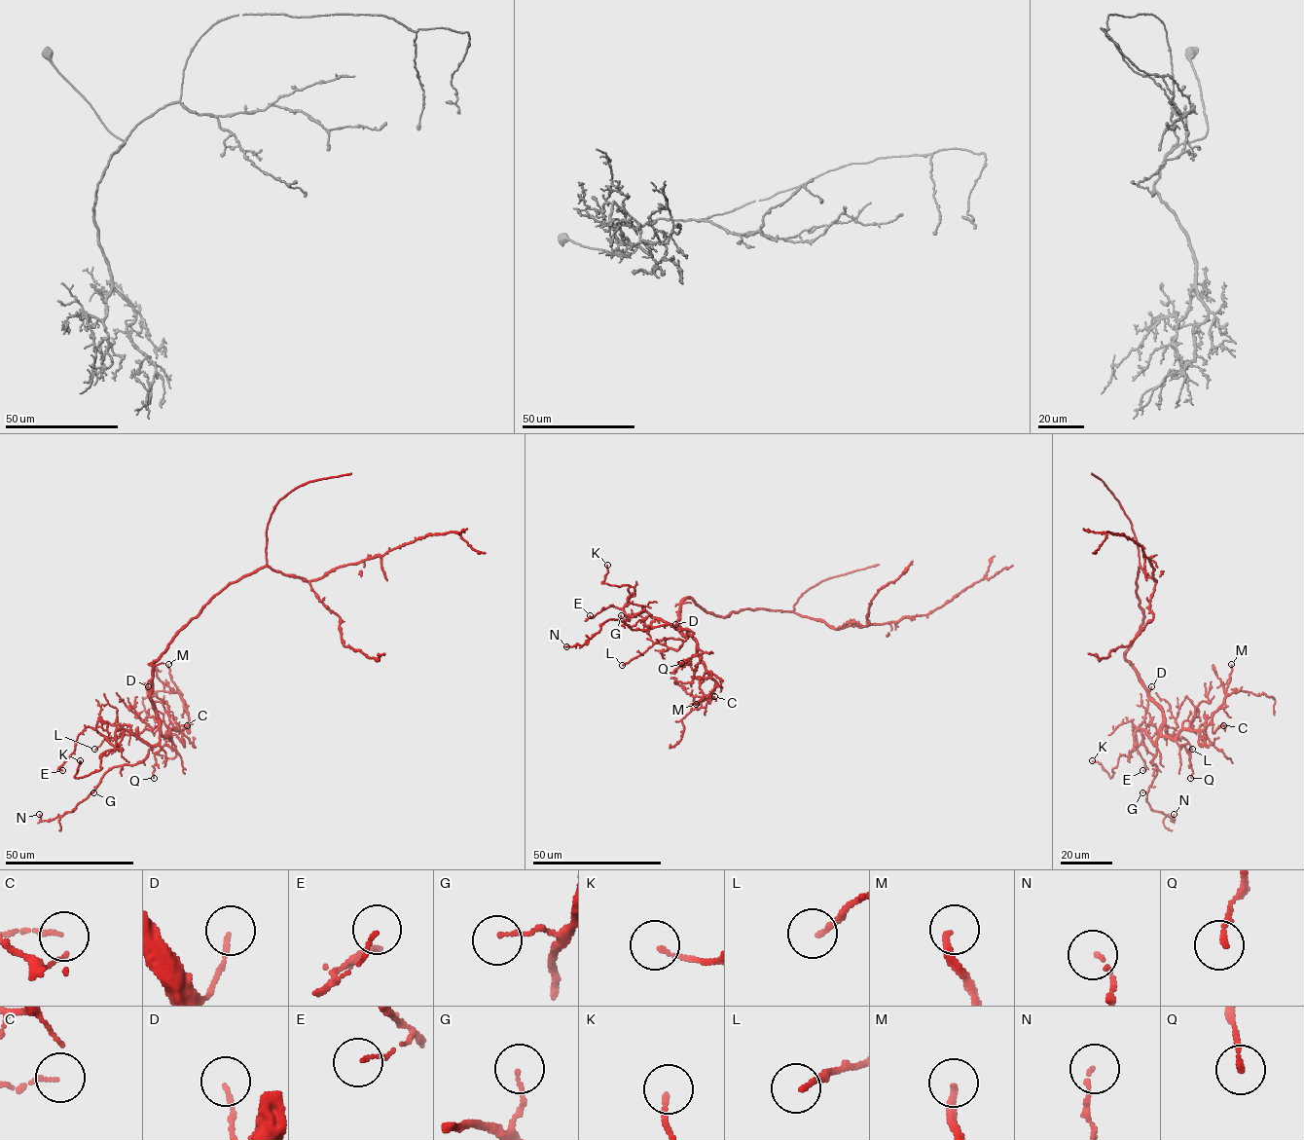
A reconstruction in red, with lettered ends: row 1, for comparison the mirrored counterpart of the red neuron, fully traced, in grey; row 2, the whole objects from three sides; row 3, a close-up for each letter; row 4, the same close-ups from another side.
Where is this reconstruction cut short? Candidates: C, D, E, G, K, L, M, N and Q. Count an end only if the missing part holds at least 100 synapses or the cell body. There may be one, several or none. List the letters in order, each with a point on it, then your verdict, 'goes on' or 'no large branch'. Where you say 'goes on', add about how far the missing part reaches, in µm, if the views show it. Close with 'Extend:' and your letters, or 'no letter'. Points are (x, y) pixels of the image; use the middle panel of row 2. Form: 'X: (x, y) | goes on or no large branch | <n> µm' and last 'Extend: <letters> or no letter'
C: (714, 696) | no large branch
D: (675, 624) | no large branch
E: (590, 615) | no large branch
G: (621, 615) | no large branch
K: (607, 565) | no large branch
L: (622, 665) | no large branch
M: (696, 704) | no large branch
N: (566, 646) | no large branch
Q: (681, 663) | no large branch
Extend: no letter

